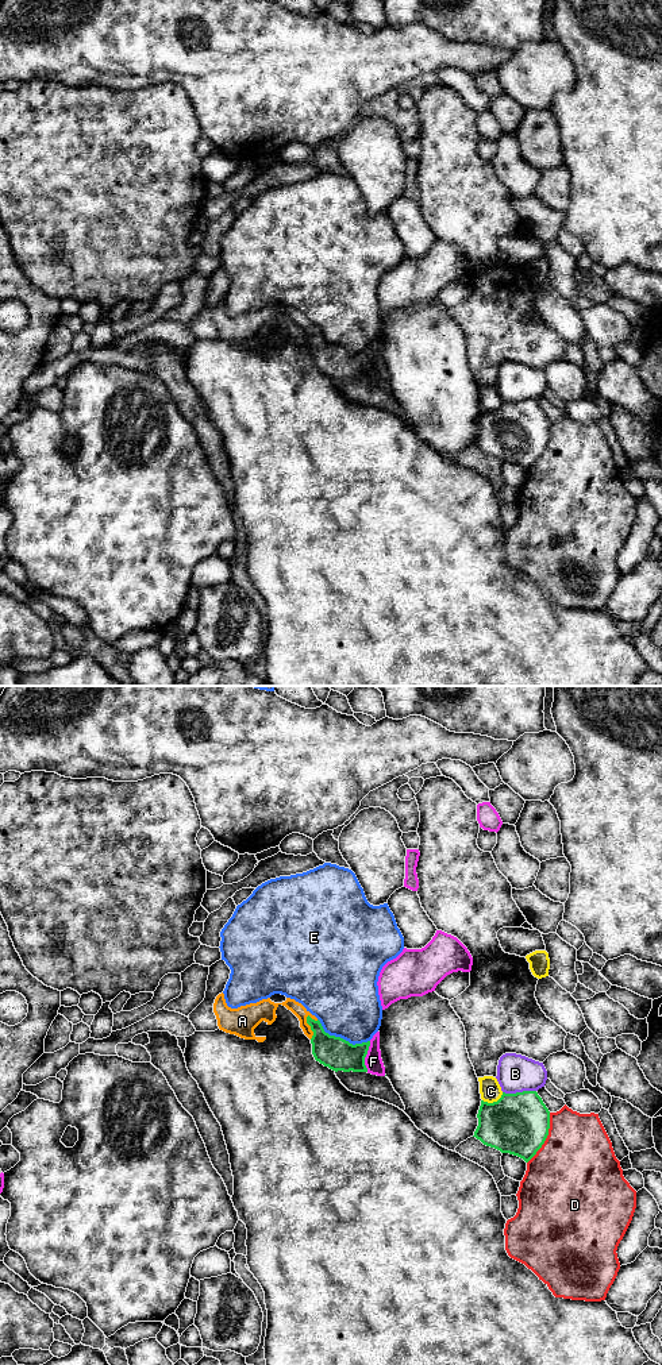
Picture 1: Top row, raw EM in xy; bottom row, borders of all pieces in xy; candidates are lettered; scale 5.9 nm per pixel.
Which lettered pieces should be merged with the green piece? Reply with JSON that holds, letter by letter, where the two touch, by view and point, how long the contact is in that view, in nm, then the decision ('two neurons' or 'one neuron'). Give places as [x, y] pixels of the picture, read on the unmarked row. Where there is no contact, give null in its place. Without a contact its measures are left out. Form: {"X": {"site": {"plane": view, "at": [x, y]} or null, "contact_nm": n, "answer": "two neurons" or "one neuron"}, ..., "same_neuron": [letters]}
{"A": {"site": {"plane": "xy", "at": [310, 334]}, "contact_nm": 150, "answer": "one neuron"}, "B": {"site": {"plane": "xy", "at": [519, 401]}, "contact_nm": 200, "answer": "two neurons"}, "C": {"site": {"plane": "xy", "at": [493, 411]}, "contact_nm": 140, "answer": "two neurons"}, "D": {"site": {"plane": "xy", "at": [546, 446]}, "contact_nm": 340, "answer": "two neurons"}, "E": {"site": {"plane": "xy", "at": [339, 346]}, "contact_nm": 340, "answer": "two neurons"}, "F": {"site": {"plane": "xy", "at": [365, 365]}, "contact_nm": 190, "answer": "two neurons"}, "same_neuron": ["A"]}

